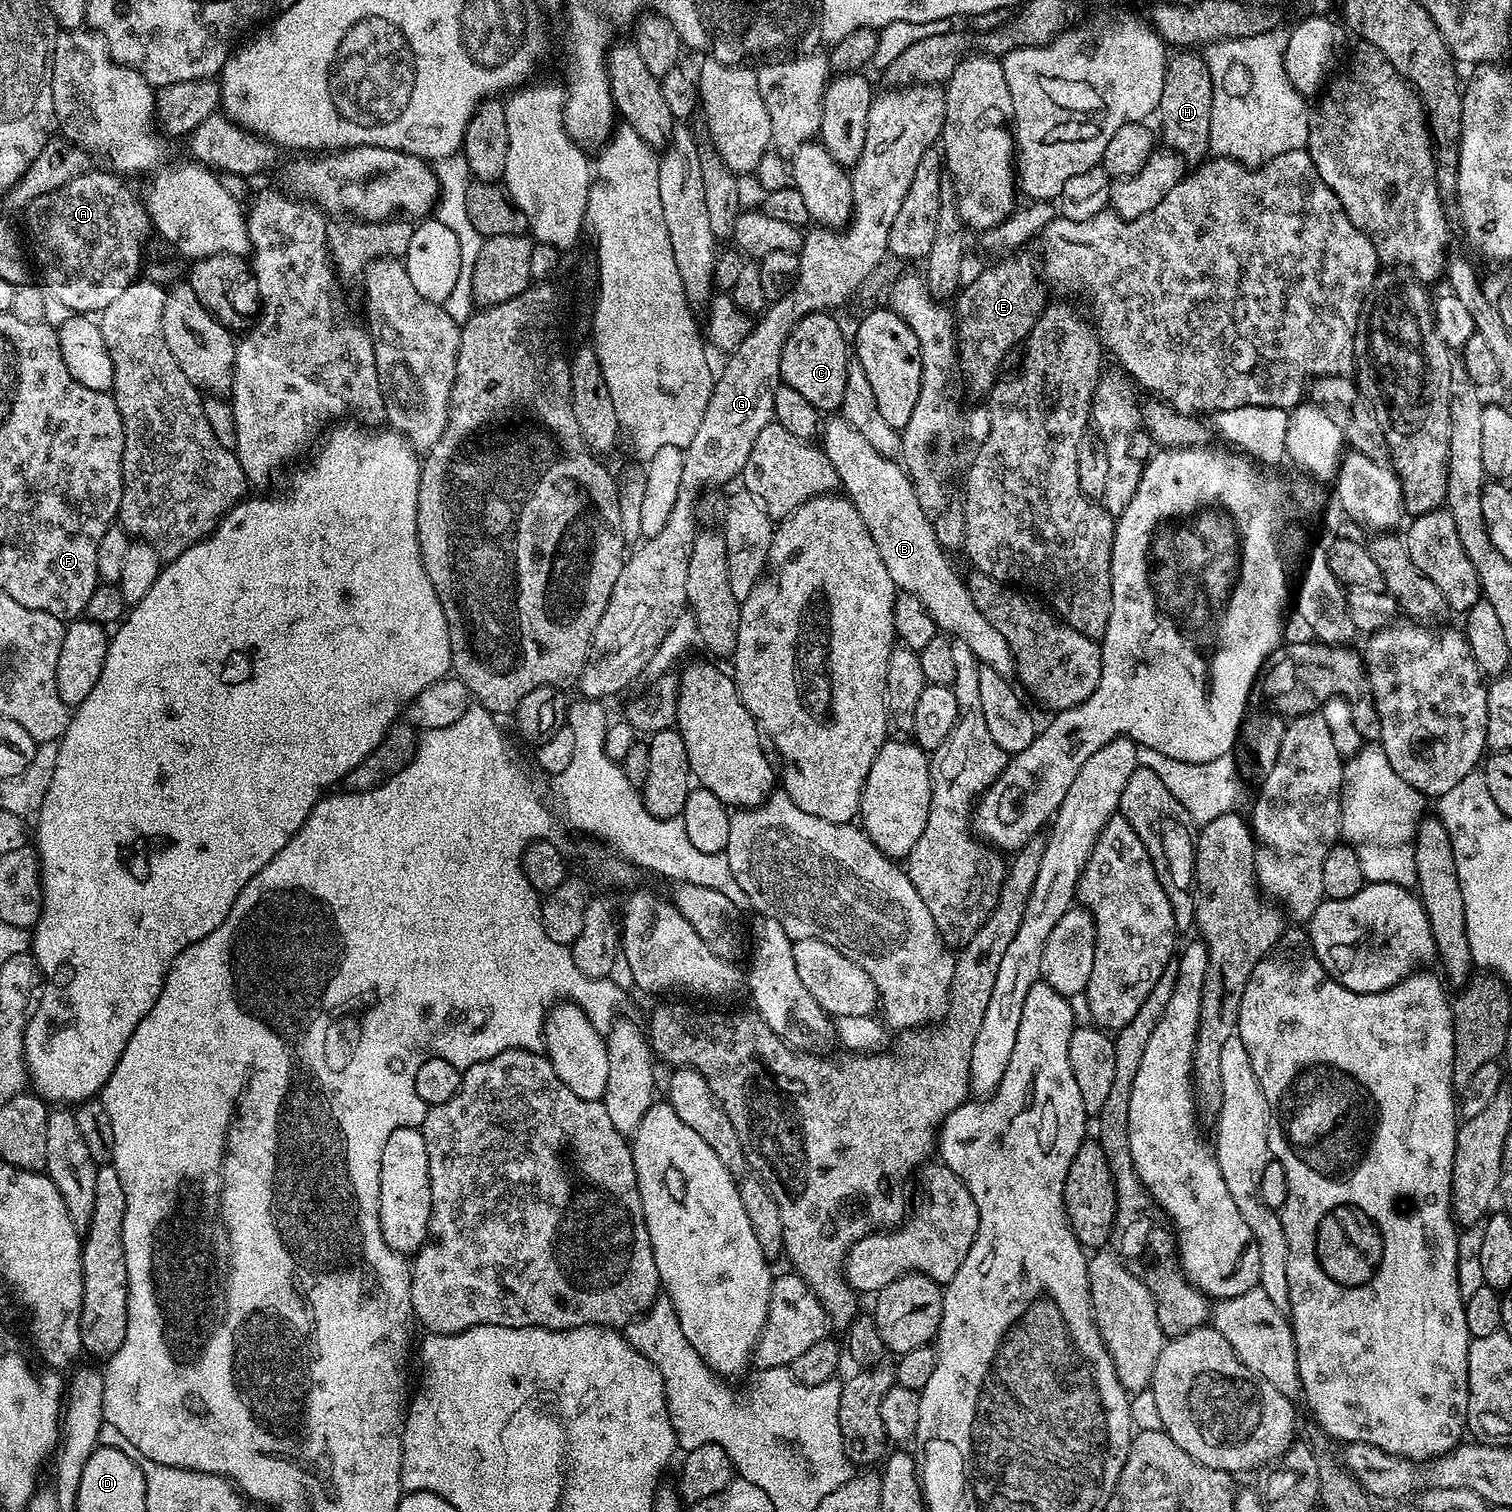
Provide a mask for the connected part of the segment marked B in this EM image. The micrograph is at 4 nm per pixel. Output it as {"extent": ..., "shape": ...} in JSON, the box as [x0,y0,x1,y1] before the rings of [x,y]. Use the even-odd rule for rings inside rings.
{"extent":[820,414,1016,678],"shape":[[[832,414],[823,421],[821,438],[820,446],[833,463],[845,495],[862,514],[862,522],[870,530],[870,538],[874,538],[874,546],[878,546],[878,554],[882,554],[882,562],[897,590],[914,594],[930,610],[937,629],[966,642],[985,669],[1005,678],[1015,677],[1016,663],[1006,638],[974,606],[965,577],[952,569],[949,553],[938,542],[936,525],[922,502],[918,502],[912,479],[903,467],[895,459],[878,454],[843,415]]]}

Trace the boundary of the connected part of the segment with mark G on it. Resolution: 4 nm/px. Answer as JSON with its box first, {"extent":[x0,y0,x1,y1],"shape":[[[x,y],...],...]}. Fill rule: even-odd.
{"extent":[679,84,946,505],"shape":[[[914,84],[903,90],[888,91],[892,92],[884,92],[881,96],[879,93],[866,110],[862,154],[850,168],[853,202],[851,220],[843,230],[833,231],[831,228],[816,226],[809,236],[807,233],[803,237],[798,249],[800,269],[795,284],[779,300],[765,307],[762,315],[753,323],[752,331],[727,357],[728,362],[721,376],[719,373],[713,383],[702,424],[698,426],[690,446],[684,449],[679,486],[692,488],[692,502],[695,505],[704,491],[722,488],[722,485],[735,477],[737,479],[743,473],[755,439],[766,426],[775,421],[774,399],[782,383],[782,350],[792,327],[803,316],[808,316],[817,309],[836,310],[832,308],[838,307],[883,262],[884,256],[889,255],[890,226],[894,226],[894,218],[898,218],[898,206],[902,206],[902,198],[906,198],[906,190],[910,190],[910,182],[914,182],[914,170],[918,170],[922,154],[926,154],[926,150],[930,150],[941,139],[946,122],[946,98],[944,88],[938,84]]]}

